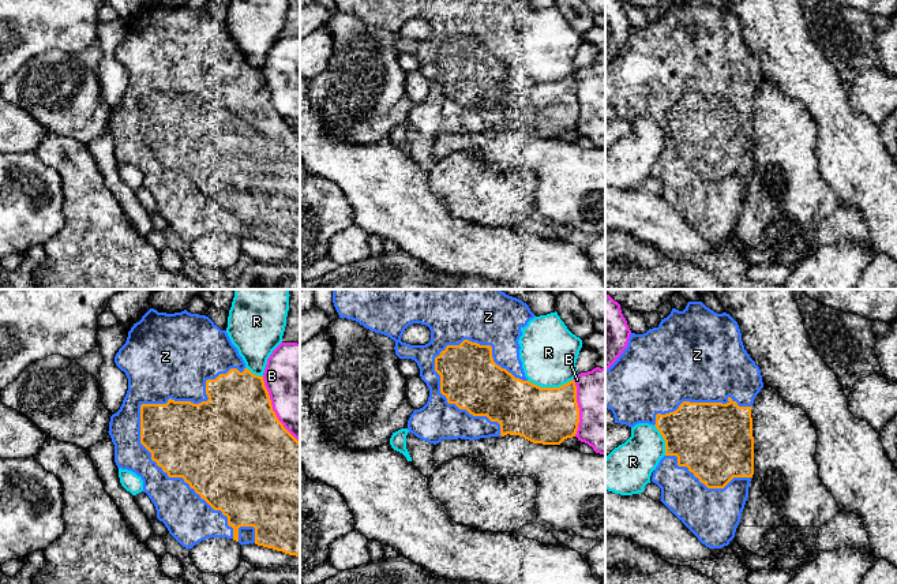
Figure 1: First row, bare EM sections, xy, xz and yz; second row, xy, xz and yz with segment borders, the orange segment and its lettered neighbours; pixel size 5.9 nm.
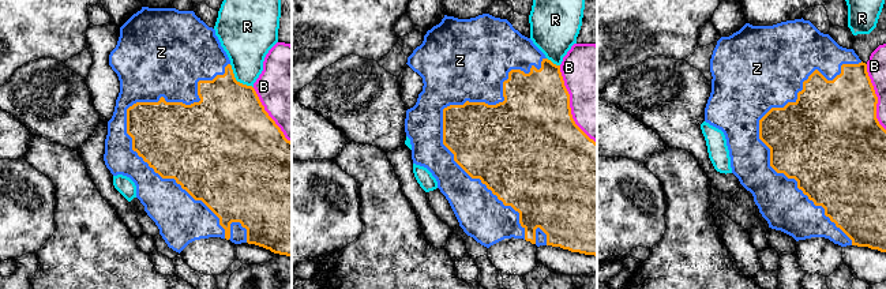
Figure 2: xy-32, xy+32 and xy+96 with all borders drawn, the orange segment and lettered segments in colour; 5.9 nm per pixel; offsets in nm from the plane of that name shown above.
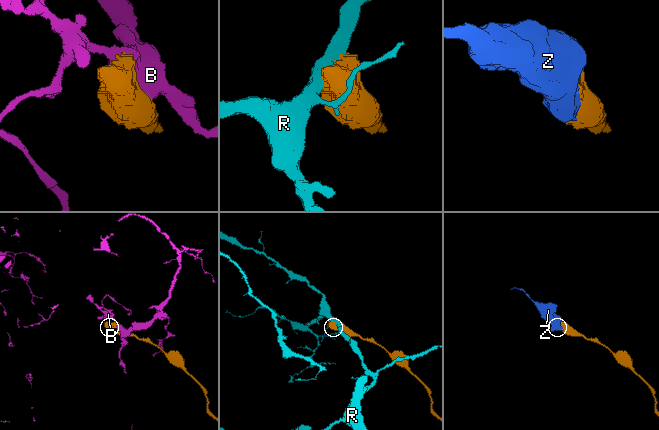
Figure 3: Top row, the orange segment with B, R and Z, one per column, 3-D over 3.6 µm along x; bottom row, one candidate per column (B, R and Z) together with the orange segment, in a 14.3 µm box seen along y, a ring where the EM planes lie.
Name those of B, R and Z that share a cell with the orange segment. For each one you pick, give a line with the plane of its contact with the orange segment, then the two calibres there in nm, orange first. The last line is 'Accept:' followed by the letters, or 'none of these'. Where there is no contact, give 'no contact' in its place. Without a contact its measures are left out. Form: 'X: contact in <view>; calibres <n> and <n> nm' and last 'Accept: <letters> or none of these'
Z: contact in xy; calibres 400 and 300 nm
Accept: Z

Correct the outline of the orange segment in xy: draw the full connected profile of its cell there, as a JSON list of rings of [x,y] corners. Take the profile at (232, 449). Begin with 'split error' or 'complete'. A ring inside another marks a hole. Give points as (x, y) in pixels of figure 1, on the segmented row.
split error | [[[150,308],[128,332],[125,344],[115,356],[116,366],[128,378],[128,390],[120,409],[110,416],[109,435],[115,445],[117,468],[135,472],[143,480],[143,493],[157,510],[157,519],[169,534],[185,549],[192,549],[210,538],[233,539],[243,544],[255,543],[267,549],[300,557],[300,442],[284,427],[273,411],[263,377],[252,374],[232,344],[226,330],[221,330],[209,317],[191,314],[187,310],[174,314]]]

